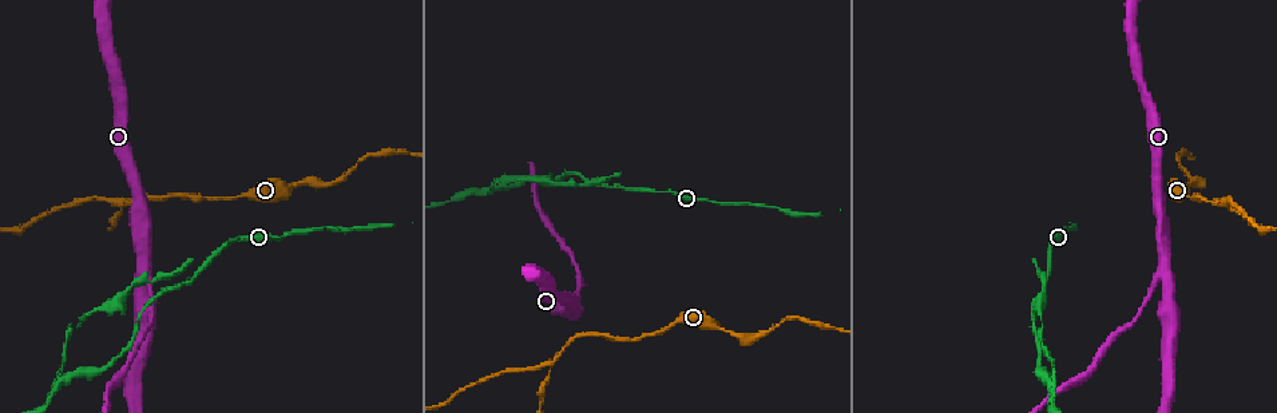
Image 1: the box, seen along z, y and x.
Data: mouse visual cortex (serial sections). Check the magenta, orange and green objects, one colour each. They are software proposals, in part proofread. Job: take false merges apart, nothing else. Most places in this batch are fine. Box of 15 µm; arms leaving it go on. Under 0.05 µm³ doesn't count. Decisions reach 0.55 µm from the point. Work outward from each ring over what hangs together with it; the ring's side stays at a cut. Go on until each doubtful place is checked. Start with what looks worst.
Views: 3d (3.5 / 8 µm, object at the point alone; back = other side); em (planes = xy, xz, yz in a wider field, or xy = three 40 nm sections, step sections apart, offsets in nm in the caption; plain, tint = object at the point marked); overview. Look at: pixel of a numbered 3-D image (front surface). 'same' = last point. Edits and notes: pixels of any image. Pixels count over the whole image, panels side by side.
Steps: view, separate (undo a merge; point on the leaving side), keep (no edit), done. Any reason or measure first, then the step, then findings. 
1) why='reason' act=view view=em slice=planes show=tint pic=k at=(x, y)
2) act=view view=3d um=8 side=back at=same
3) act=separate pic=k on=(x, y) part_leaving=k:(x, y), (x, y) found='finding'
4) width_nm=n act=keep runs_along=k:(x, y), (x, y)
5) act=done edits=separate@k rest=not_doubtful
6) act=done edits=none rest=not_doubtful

why='abrupt turn' act=view view=3d um=3.5 pic=1 at=(490, 188)

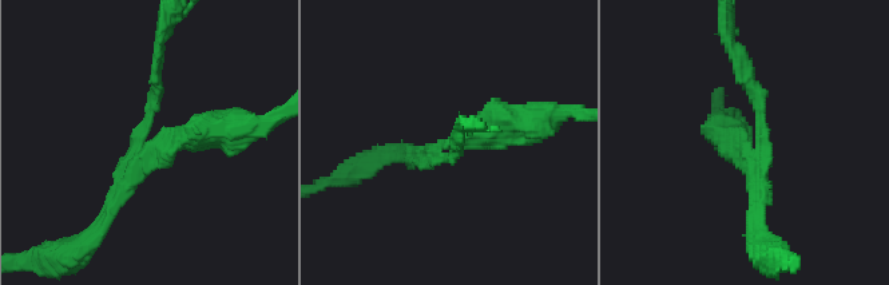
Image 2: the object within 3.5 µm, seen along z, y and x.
arms=3 arm_widths_nm=150,150,400 why='now the EM' act=view view=em slice=xy step=1 show=tint pic=2 at=(446, 143)

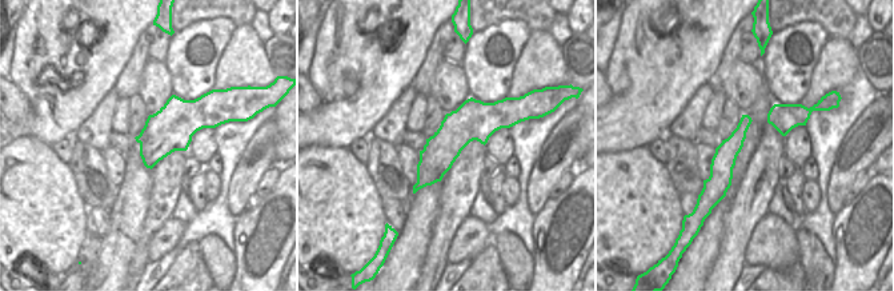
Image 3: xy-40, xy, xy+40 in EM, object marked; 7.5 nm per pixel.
act=separate pic=2 on=(759, 101) part_leaving=2:(761, 147), (761, 102), (726, 32) found='two cells meet here'

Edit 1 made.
why='arms part here' act=view view=3d um=3.5 pic=1 at=(550, 363)

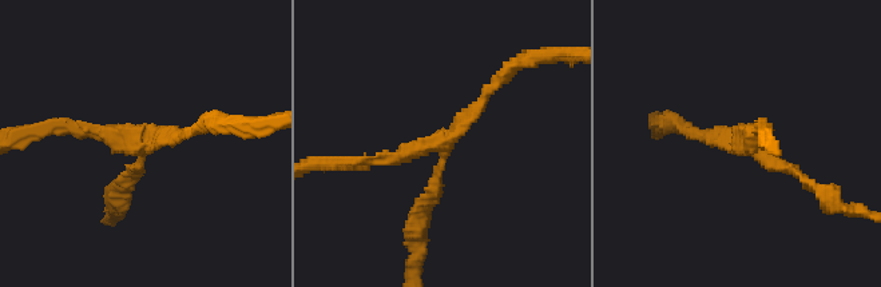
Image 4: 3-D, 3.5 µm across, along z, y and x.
arms=3 arm_widths_nm=150,150,150 act=view view=em slice=xy step=5 show=tint pic=4 at=(745, 139)

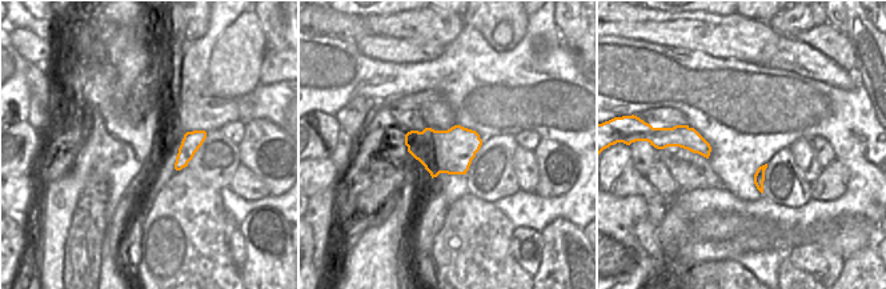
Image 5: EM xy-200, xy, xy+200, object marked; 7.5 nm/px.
act=keep runs_along=4:(496, 83), (439, 144), (357, 162) found='continuous, no second cell'

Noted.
why='branch point' act=view view=3d um=3.5 pic=1 at=(1163, 271)

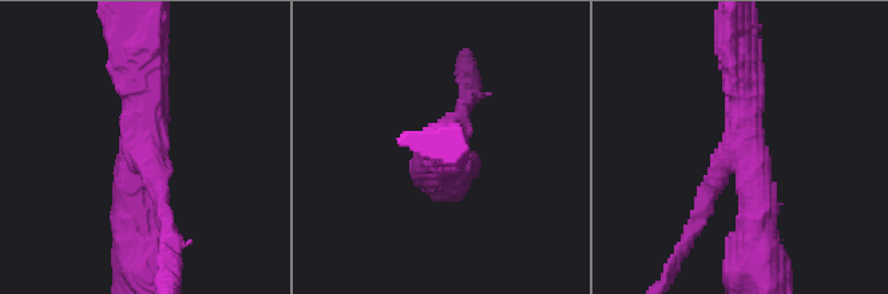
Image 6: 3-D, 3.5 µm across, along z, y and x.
arms=3 arm_widths_nm=200,450,500 why='shape alone is not enough' act=view view=em slice=xy step=5 show=tint pic=6 at=(143, 147)

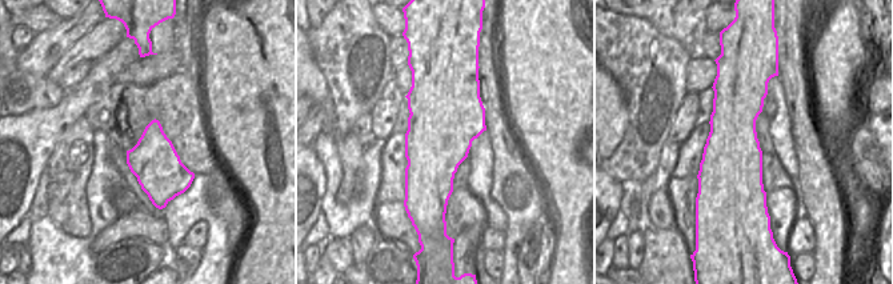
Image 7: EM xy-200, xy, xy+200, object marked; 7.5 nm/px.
width_nm=550 act=keep runs_along=6:(737, 59), (757, 231) found='continuous, no second cell'

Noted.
act=done edits=separate@2 rest=not_doubtful

